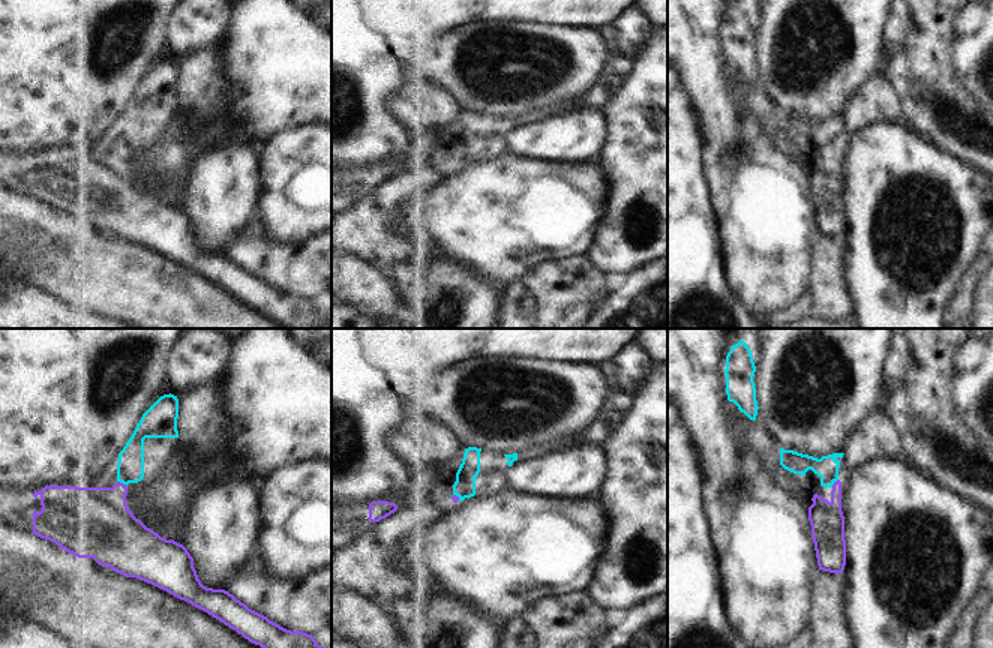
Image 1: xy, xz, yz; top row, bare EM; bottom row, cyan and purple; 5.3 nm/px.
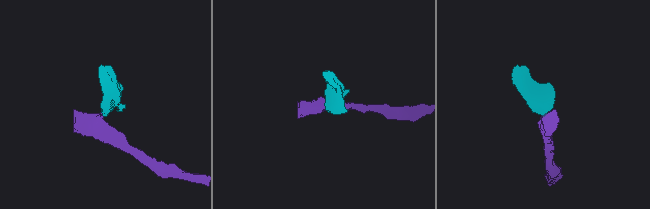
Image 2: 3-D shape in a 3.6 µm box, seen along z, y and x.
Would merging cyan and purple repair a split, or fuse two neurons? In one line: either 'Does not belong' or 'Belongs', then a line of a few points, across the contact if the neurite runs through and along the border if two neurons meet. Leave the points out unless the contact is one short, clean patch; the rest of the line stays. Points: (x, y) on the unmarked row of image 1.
Does not belong. Line: yz (837, 143), (831, 152).

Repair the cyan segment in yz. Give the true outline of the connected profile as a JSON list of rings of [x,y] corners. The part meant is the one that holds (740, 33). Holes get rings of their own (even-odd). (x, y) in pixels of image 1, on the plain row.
[[[741,3],[738,8],[732,9],[726,20],[726,58],[728,64],[734,66],[738,74],[753,86],[759,74],[753,45],[754,36],[756,30],[752,15]]]

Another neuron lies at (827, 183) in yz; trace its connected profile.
[[[842,146],[832,148],[831,164],[818,158],[812,162],[808,184],[819,234],[843,237],[846,230],[844,180],[842,176]]]

